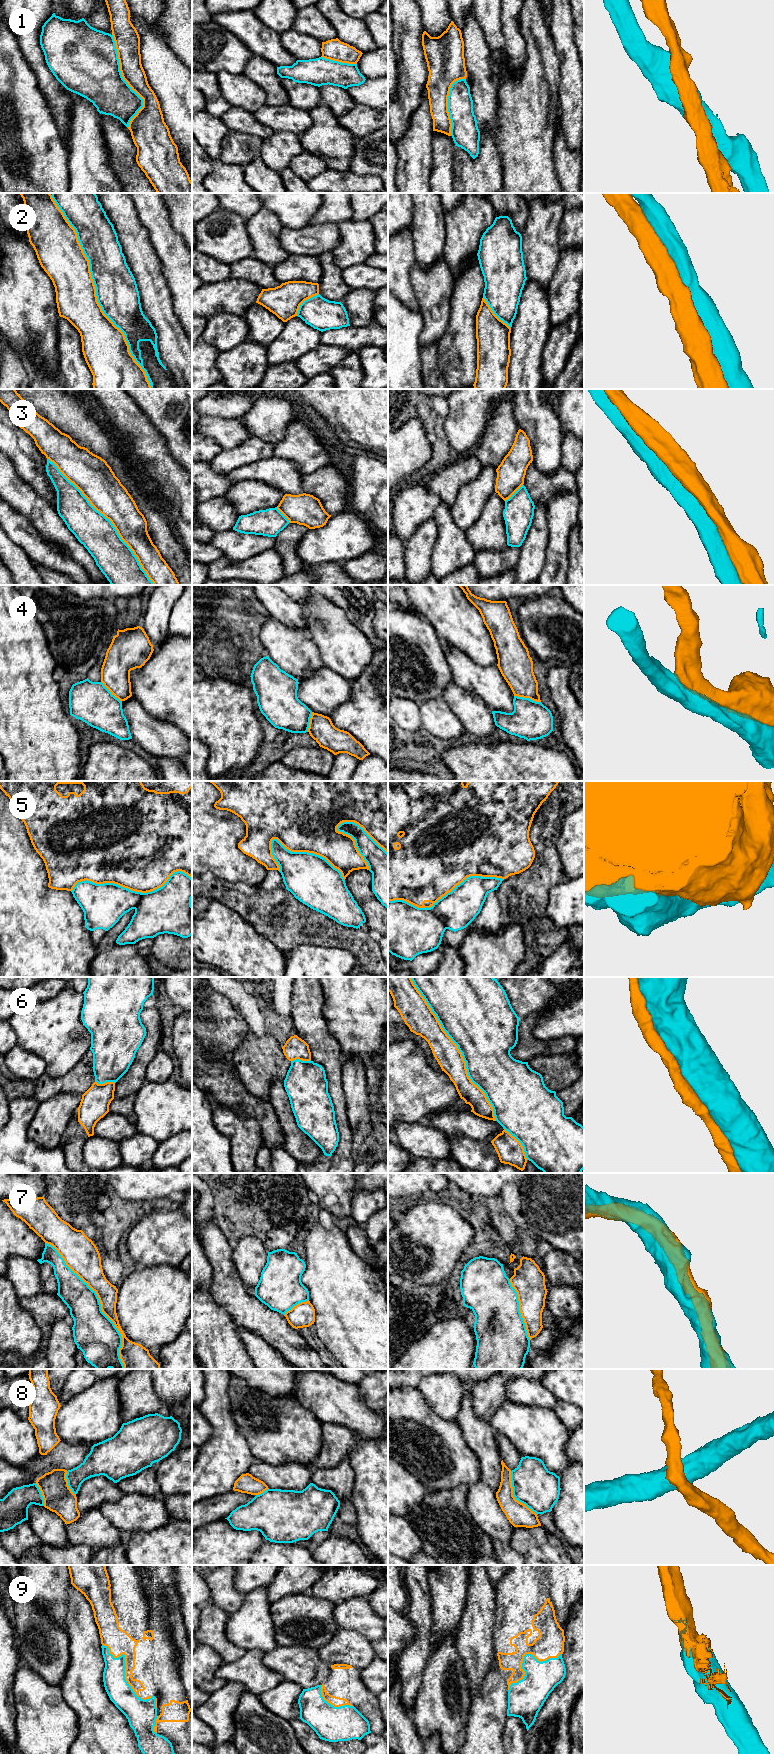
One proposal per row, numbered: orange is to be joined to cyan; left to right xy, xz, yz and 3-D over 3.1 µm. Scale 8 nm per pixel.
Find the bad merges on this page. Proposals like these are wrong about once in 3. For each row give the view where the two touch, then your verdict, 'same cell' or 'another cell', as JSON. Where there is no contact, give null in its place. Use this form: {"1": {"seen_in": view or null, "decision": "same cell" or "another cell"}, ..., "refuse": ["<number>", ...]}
{"1": {"seen_in": "xy", "decision": "another cell"}, "2": {"seen_in": "xy", "decision": "another cell"}, "3": {"seen_in": "xy", "decision": "another cell"}, "4": {"seen_in": "yz", "decision": "another cell"}, "5": {"seen_in": "xy", "decision": "another cell"}, "6": {"seen_in": "yz", "decision": "same cell"}, "7": {"seen_in": "xy", "decision": "same cell"}, "8": {"seen_in": "yz", "decision": "another cell"}, "9": {"seen_in": "xy", "decision": "same cell"}, "refuse": ["1", "2", "3", "4", "5", "8"]}

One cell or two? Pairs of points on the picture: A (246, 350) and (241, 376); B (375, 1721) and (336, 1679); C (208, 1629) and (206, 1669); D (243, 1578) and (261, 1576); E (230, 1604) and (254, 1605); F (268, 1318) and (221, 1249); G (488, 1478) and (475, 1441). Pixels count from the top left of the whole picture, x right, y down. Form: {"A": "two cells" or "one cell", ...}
{"A": "one cell", "B": "one cell", "C": "two cells", "D": "one cell", "E": "two cells", "F": "one cell", "G": "one cell"}

